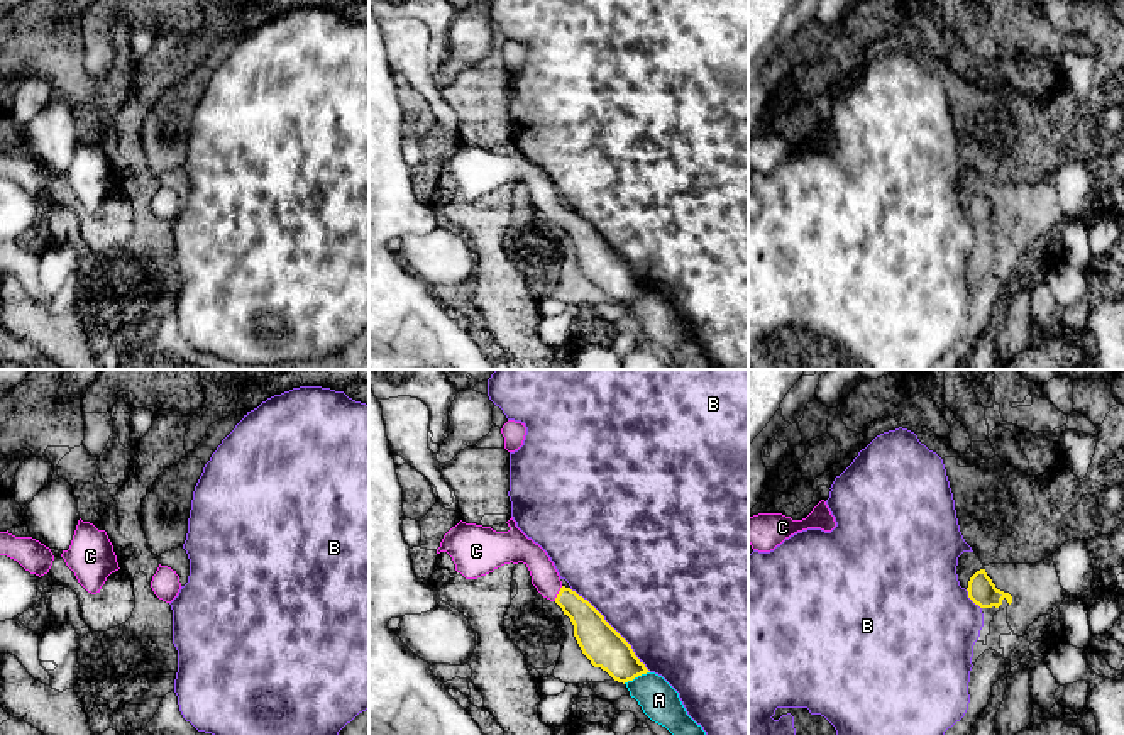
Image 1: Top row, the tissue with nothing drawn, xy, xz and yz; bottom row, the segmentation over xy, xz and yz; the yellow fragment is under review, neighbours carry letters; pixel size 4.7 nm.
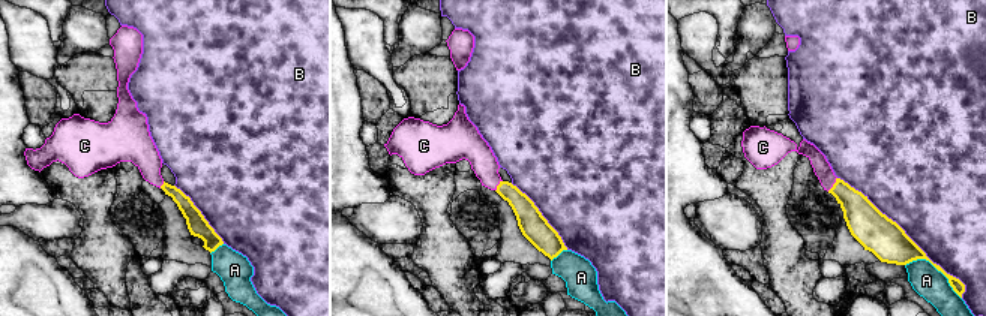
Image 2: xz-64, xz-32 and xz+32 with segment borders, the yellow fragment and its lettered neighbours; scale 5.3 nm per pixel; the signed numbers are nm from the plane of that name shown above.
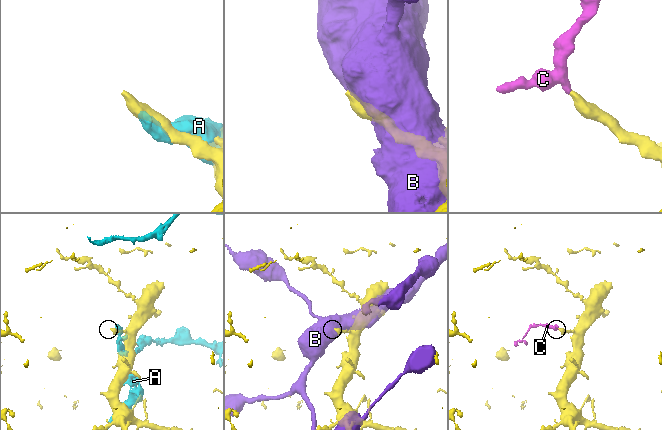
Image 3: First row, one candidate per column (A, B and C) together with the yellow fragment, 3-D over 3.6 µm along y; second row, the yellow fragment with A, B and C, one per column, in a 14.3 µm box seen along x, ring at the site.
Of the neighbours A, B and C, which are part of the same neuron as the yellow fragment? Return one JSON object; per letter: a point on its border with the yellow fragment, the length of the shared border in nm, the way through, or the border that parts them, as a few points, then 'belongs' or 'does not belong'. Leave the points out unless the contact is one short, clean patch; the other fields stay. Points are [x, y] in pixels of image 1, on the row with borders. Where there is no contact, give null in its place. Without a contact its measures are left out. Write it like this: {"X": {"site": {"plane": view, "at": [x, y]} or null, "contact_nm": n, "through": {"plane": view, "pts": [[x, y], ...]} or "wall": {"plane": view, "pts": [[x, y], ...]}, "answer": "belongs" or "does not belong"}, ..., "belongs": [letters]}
{"A": {"site": {"plane": "xz", "at": [635, 676]}, "contact_nm": 140, "answer": "does not belong"}, "B": {"site": {"plane": "xz", "at": [611, 627]}, "contact_nm": 550, "answer": "does not belong"}, "C": {"site": {"plane": "xz", "at": [559, 593]}, "contact_nm": 80, "through": {"plane": "xz", "pts": [[593, 634], [589, 624], [559, 593], [544, 574]]}, "answer": "belongs"}, "belongs": ["C"]}

